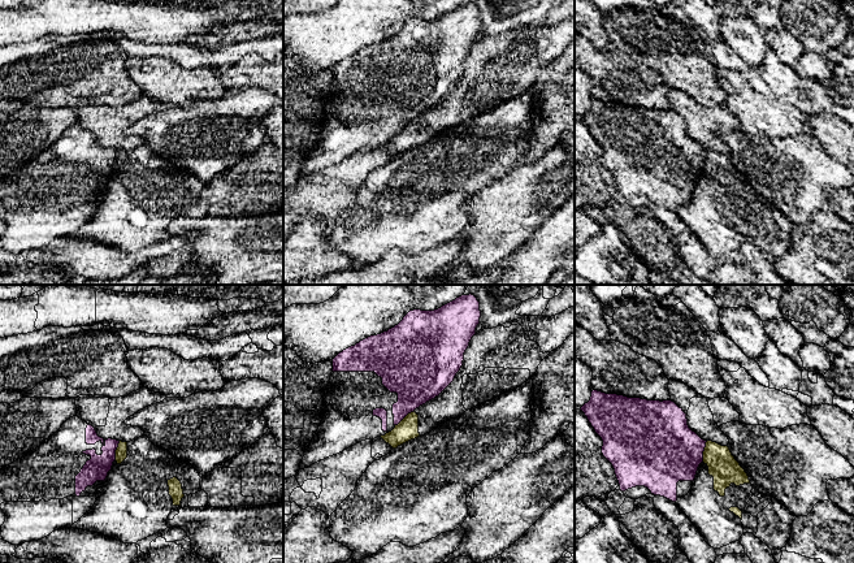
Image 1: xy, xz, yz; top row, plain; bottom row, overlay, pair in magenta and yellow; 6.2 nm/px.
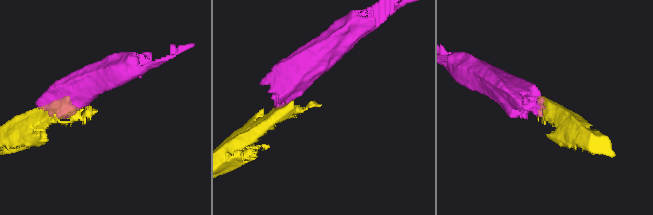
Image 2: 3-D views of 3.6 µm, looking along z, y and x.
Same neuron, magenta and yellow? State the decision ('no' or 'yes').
no

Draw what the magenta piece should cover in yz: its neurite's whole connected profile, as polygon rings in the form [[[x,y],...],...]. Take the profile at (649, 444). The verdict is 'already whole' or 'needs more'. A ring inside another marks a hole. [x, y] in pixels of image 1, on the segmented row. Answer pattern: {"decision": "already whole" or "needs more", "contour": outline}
{"decision": "needs more", "contour": [[[593,390],[590,400],[580,410],[602,438],[602,454],[612,464],[621,491],[645,486],[651,494],[672,502],[688,495],[703,462],[707,441],[689,428],[686,413],[675,402]]]}

